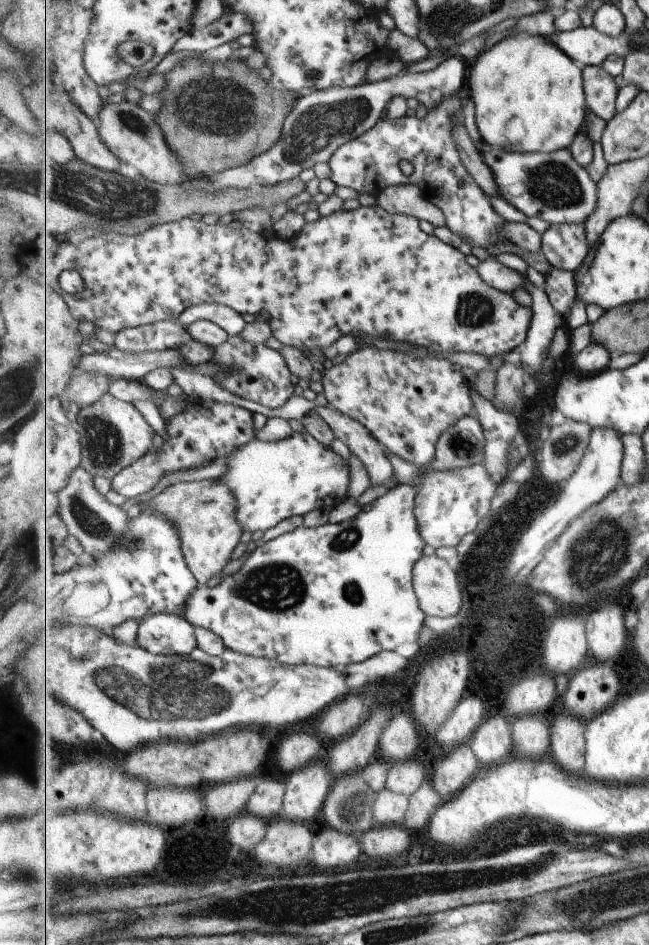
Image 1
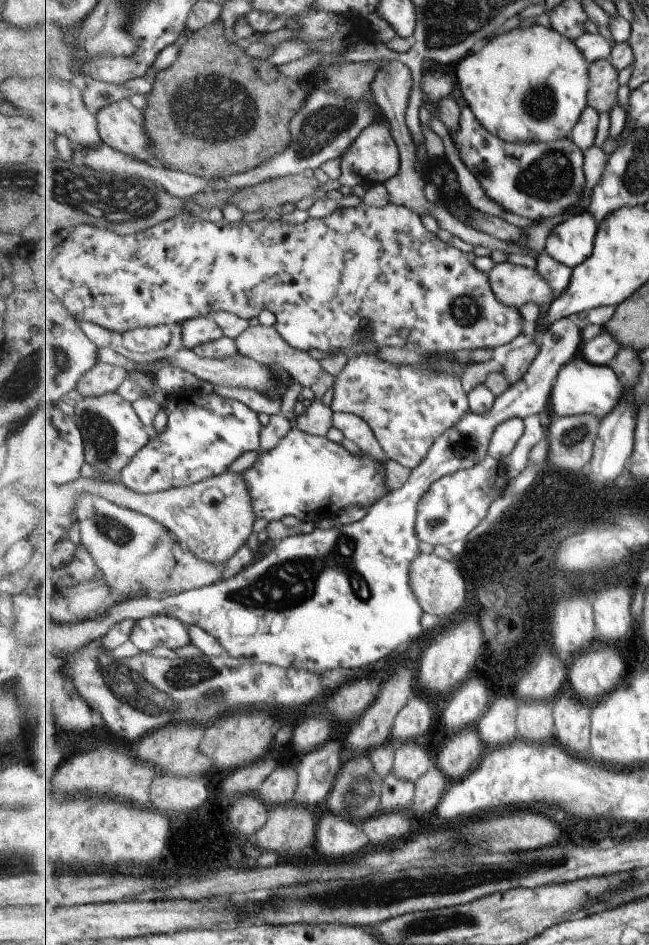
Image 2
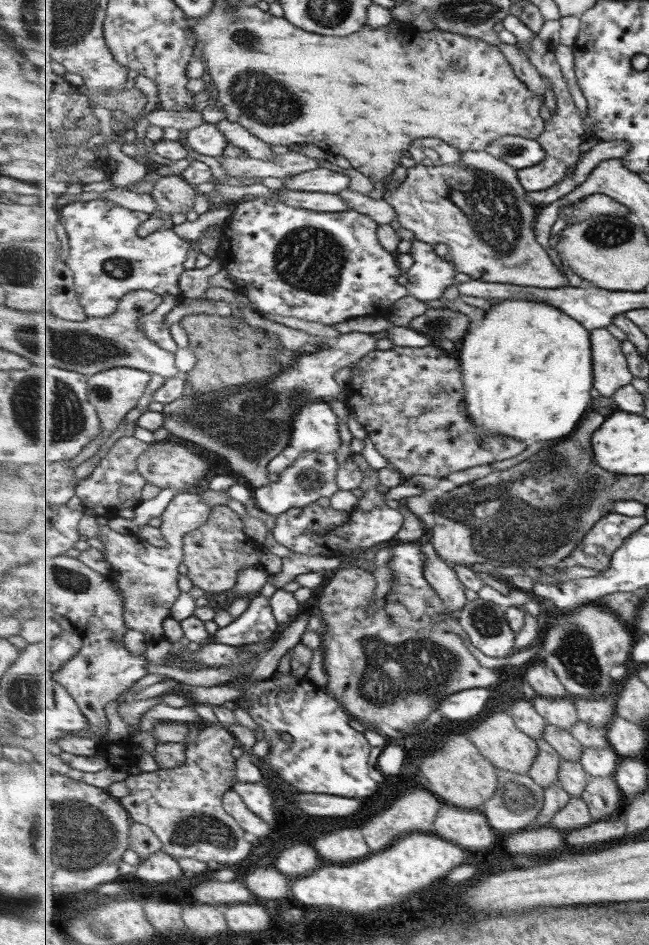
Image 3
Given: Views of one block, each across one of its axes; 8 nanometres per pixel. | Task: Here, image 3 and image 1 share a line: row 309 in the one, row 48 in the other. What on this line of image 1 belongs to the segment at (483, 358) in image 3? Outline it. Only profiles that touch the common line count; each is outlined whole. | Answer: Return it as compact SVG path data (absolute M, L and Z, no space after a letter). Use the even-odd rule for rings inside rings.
M519 32L491 46L469 62L465 75L481 137L507 152L570 148L590 110L583 69L549 36Z

